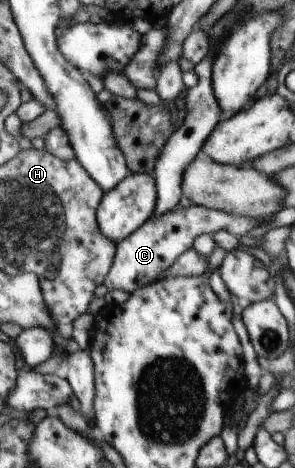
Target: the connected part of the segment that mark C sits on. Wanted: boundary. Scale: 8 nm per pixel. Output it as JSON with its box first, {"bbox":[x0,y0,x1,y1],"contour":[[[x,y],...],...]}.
{"bbox":[104,203,268,293],"contour":[[[195,203],[188,207],[170,210],[166,215],[154,215],[129,239],[119,242],[118,252],[104,286],[111,291],[124,290],[128,293],[142,289],[159,279],[175,264],[185,252],[194,248],[194,242],[201,235],[214,235],[220,230],[231,231],[233,236],[246,235],[251,228],[268,219],[252,219],[229,214],[225,211],[210,209]]]}

